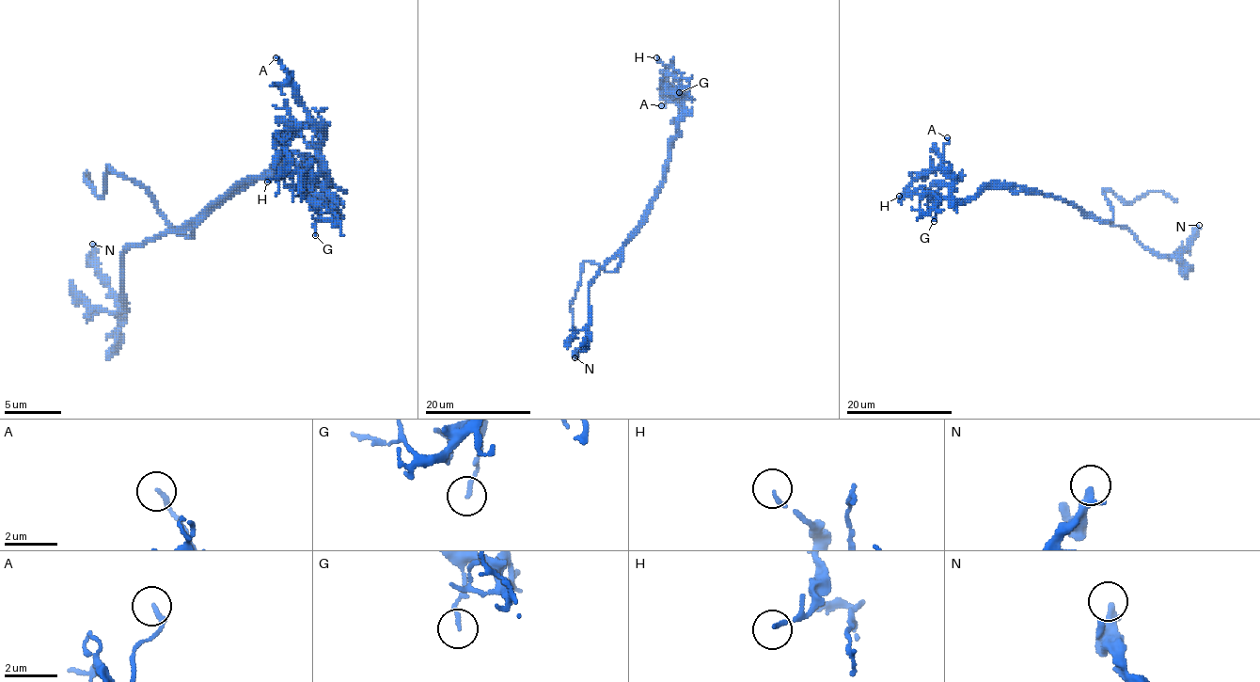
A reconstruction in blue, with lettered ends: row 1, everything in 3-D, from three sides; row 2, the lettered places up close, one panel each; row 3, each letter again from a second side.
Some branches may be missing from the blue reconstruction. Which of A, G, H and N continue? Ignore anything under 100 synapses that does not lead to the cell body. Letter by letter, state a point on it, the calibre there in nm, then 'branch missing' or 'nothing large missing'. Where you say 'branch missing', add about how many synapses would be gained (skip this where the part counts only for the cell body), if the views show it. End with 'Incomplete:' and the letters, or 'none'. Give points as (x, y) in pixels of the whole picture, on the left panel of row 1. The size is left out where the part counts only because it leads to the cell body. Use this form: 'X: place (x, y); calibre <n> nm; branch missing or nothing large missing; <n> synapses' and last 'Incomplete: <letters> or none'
A: place (275, 57); calibre 180 nm; nothing large missing
G: place (315, 235); calibre 120 nm; nothing large missing
H: place (267, 182); calibre 140 nm; nothing large missing
N: place (92, 244); calibre 300 nm; nothing large missing
Incomplete: none

